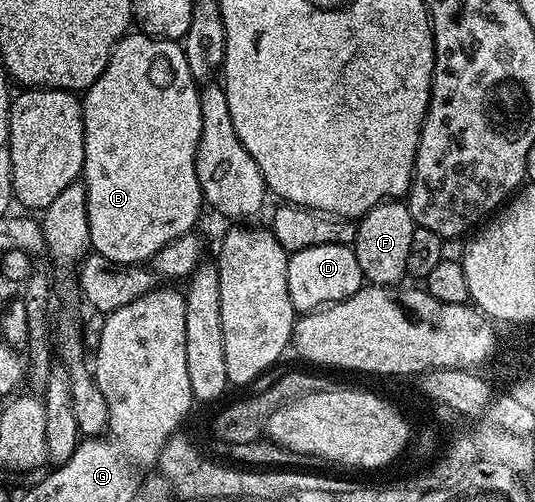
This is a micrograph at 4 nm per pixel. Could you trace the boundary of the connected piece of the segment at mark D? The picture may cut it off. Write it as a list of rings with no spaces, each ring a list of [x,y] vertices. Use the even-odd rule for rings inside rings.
[[[344,243],[312,245],[312,249],[300,249],[288,258],[288,297],[295,312],[316,311],[327,303],[339,303],[363,286],[364,276],[353,246]]]

